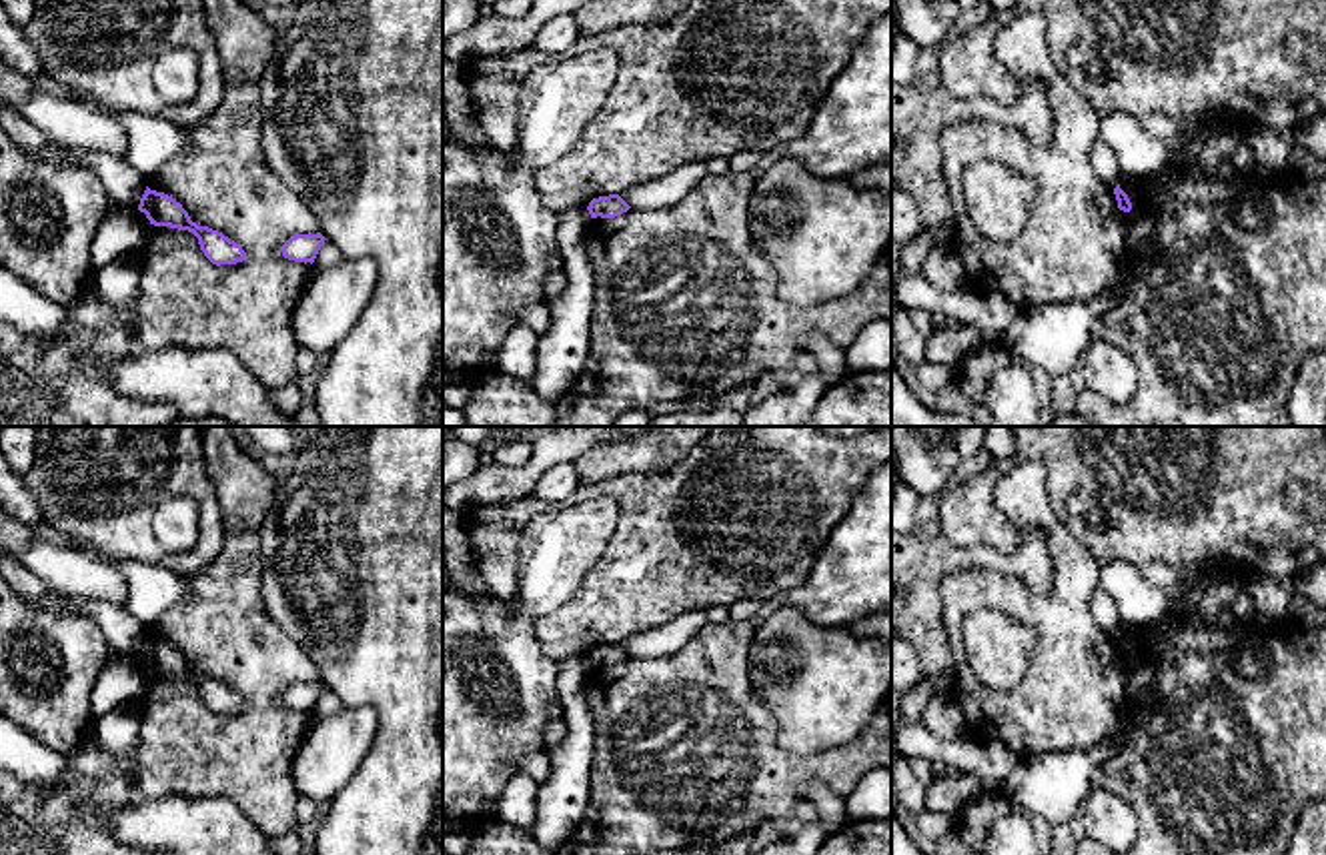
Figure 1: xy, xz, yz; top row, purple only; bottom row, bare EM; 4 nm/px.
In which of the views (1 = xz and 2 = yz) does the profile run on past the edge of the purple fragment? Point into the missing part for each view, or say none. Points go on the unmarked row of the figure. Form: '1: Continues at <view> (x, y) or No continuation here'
1: No continuation here
2: No continuation here

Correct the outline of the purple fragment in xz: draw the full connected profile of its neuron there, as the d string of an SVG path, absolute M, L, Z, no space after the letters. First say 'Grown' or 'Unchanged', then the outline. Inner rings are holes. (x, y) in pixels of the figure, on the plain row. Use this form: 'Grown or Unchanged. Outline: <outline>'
Unchanged. Outline: M609 643L609 645L599 645L593 647L587 655L591 667L615 667L623 661L627 661L631 655L619 645L619 643Z

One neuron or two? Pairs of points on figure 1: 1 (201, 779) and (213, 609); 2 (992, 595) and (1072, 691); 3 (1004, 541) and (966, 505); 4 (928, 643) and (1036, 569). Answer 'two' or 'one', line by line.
1: one
2: one
3: one
4: one

